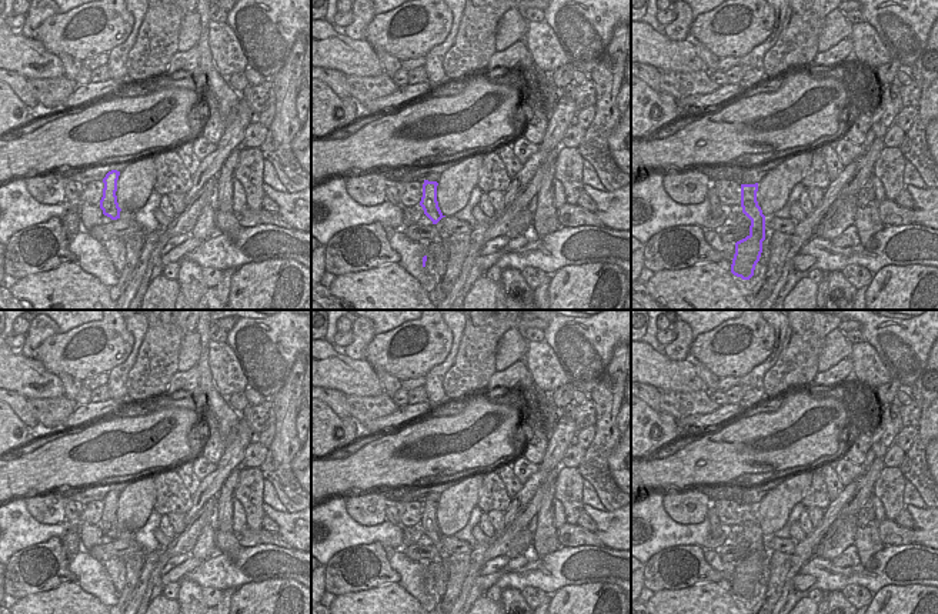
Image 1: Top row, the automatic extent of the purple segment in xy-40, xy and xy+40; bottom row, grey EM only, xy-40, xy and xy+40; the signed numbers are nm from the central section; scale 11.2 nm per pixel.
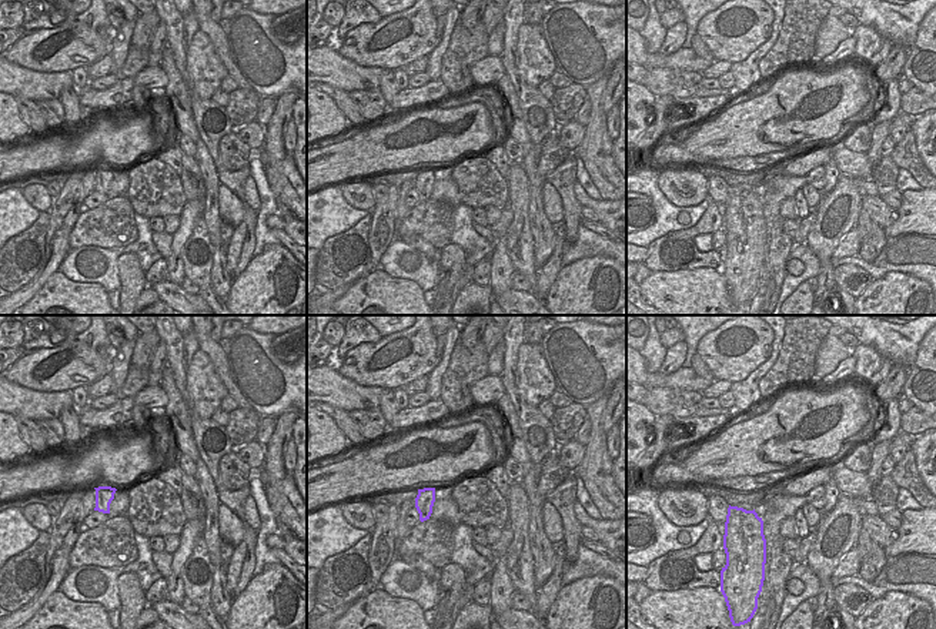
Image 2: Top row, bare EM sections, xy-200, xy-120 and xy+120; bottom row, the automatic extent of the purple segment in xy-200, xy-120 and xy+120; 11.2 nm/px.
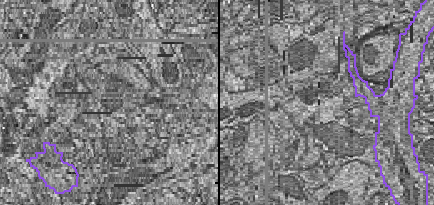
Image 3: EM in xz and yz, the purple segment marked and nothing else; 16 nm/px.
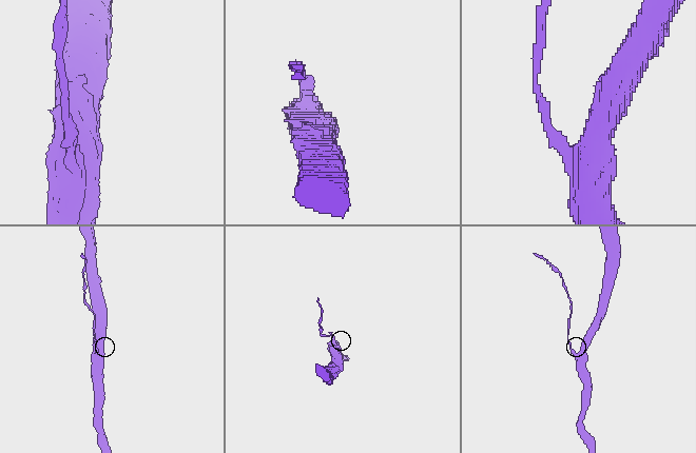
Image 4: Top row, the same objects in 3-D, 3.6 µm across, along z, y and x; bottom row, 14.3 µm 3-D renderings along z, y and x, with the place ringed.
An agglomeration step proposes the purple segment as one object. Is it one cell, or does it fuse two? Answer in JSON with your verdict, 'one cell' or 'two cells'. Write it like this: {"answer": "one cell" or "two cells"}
{"answer": "two cells"}

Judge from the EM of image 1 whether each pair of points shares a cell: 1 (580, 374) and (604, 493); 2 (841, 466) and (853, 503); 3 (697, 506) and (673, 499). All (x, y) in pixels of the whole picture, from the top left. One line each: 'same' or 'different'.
1: different
2: different
3: same

